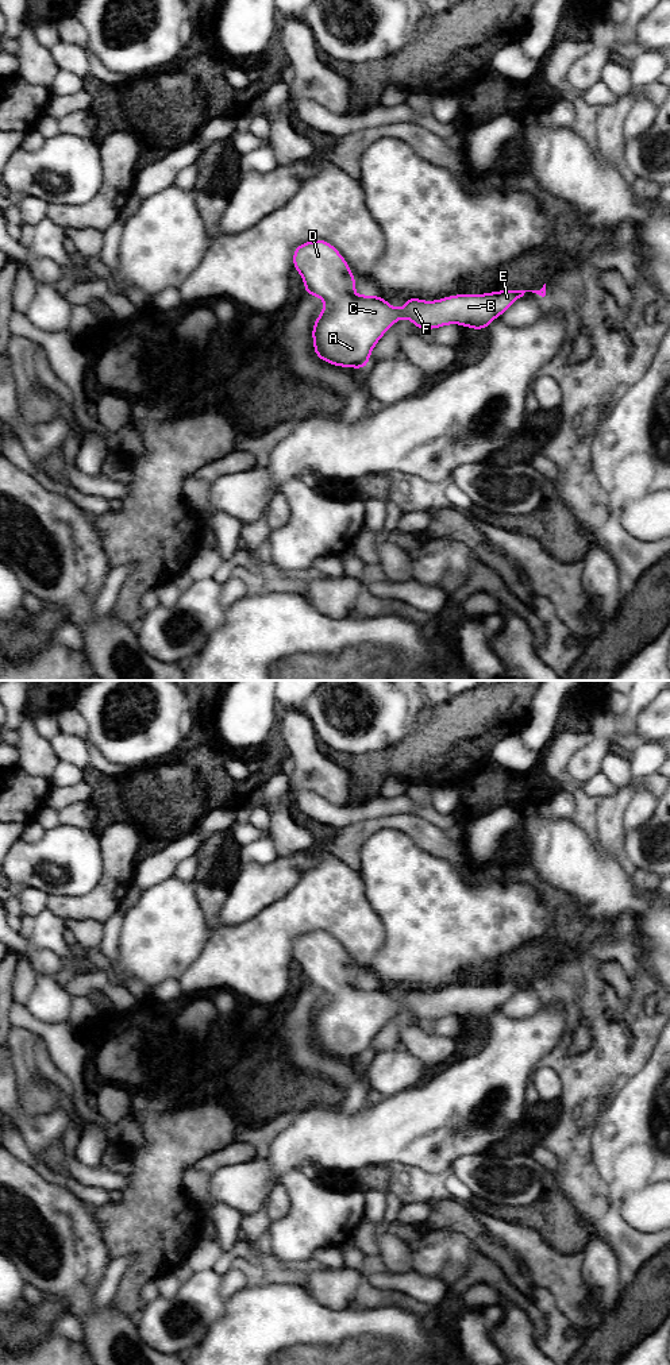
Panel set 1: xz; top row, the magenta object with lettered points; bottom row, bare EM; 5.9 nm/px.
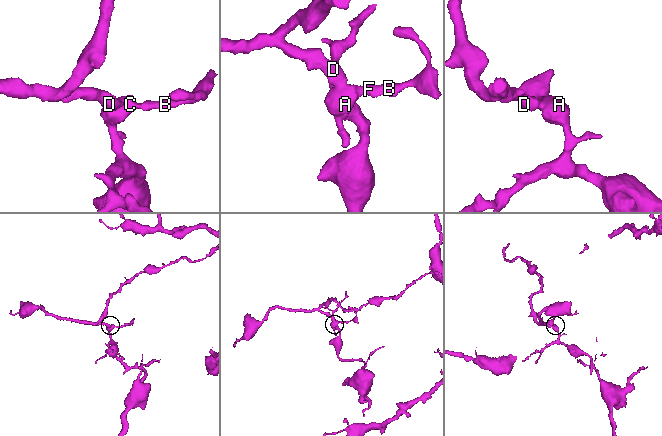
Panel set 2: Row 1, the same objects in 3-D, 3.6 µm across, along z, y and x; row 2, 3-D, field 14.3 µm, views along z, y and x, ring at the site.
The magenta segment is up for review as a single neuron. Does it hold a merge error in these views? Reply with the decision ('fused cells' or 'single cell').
single cell

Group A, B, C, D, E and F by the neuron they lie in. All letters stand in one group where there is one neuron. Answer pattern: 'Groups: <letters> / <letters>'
Groups: A B C D E F

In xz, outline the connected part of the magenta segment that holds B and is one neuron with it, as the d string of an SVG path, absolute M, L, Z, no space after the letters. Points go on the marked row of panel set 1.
M311 240L297 246L293 250L293 269L299 271L304 281L304 293L316 296L326 302L326 308L319 313L313 327L313 351L316 356L330 365L339 367L353 367L365 370L371 351L384 333L400 319L411 320L420 331L440 328L447 324L459 324L471 329L482 329L502 313L525 292L536 293L542 297L546 296L546 284L540 290L497 290L484 294L454 294L435 301L424 301L416 297L407 297L403 308L397 309L388 304L386 298L365 294L357 296L353 290L358 286L347 261L340 252L327 240Z

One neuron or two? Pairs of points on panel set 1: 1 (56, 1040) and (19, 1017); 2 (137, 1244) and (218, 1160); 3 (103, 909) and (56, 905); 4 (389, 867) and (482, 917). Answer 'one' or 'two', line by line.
1: one
2: two
3: one
4: one

